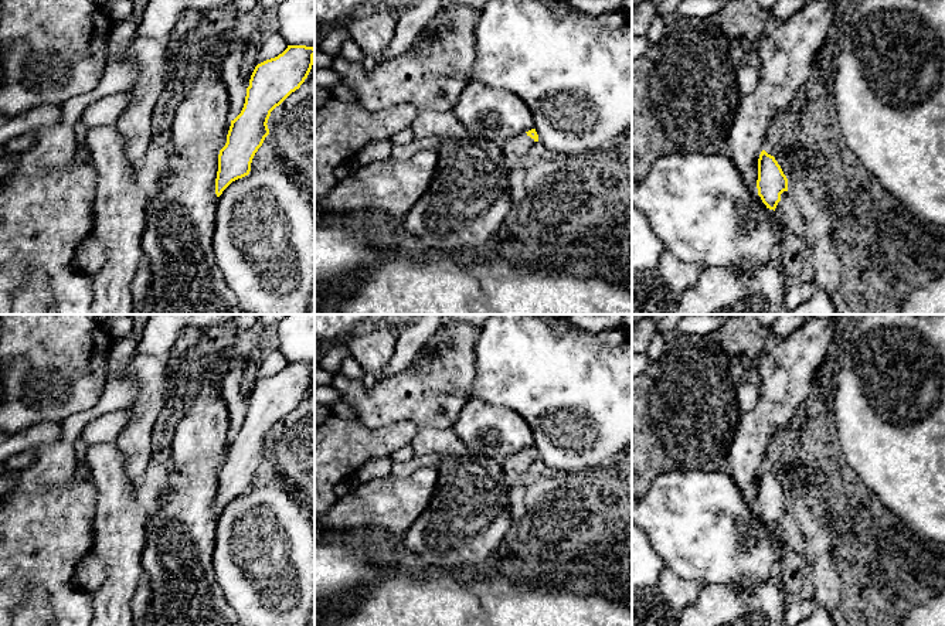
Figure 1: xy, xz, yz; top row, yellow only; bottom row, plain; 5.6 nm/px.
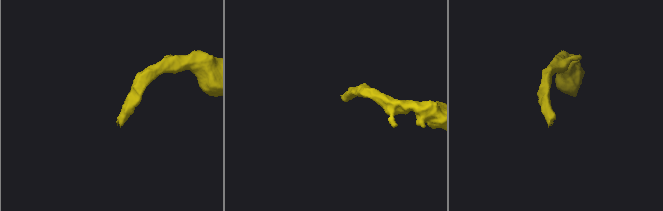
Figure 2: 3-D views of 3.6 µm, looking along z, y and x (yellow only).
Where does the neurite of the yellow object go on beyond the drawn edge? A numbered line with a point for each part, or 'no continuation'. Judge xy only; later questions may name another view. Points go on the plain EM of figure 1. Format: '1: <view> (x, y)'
no continuation

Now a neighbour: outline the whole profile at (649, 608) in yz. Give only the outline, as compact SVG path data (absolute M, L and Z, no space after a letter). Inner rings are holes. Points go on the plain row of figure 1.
M656 588L632 589L632 626L677 626L677 620Z

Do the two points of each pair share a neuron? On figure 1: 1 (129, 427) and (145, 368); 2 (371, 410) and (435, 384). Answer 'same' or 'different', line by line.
1: same
2: same

